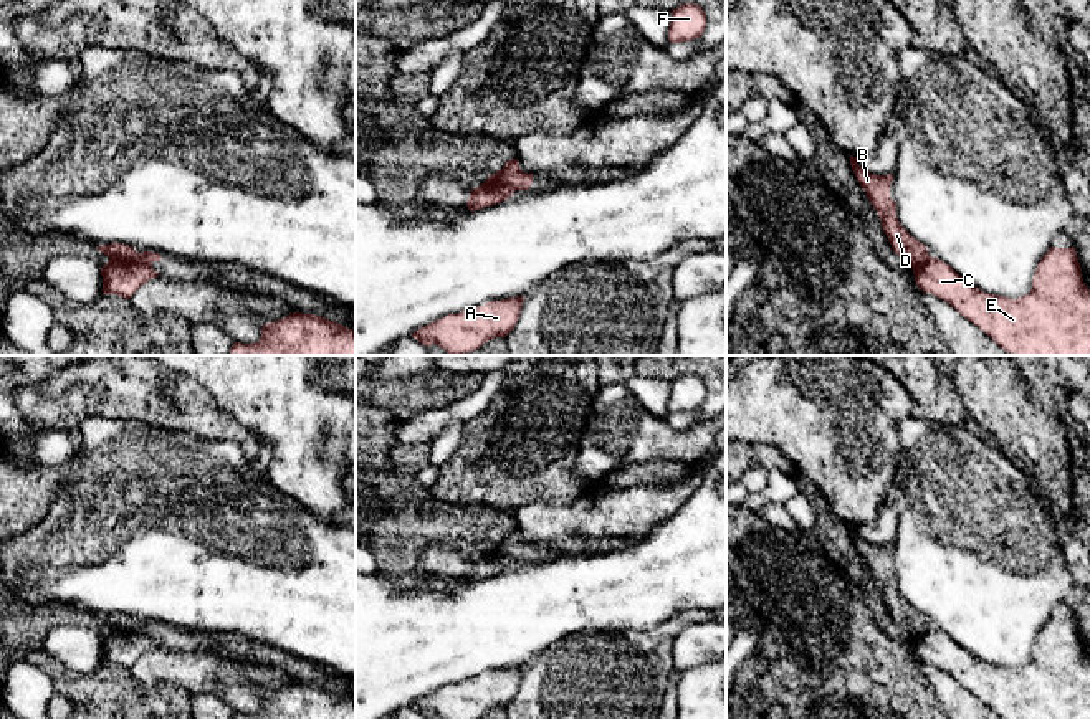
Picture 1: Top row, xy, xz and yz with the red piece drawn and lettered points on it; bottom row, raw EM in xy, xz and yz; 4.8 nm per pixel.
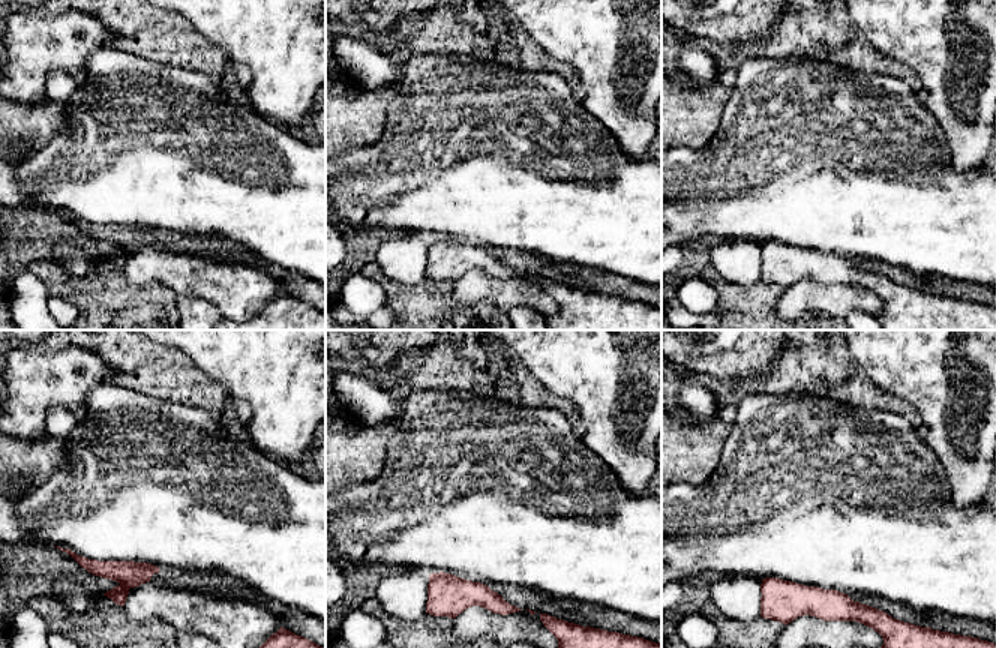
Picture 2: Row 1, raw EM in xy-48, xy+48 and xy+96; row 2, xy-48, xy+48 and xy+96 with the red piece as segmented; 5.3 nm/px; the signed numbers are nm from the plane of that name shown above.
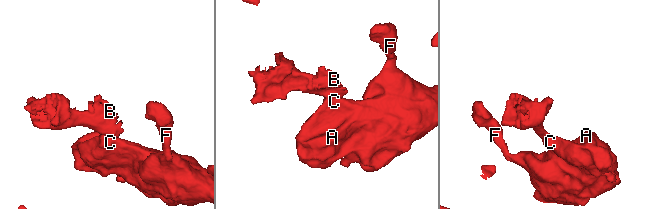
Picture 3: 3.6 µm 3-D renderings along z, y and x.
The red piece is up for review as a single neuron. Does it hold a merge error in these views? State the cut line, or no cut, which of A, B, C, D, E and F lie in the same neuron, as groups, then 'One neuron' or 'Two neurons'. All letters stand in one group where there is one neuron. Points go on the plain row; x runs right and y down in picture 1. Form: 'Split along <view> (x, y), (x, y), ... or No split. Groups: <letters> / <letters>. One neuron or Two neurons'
Split along xy (109, 627), (139, 628), (151, 637). Groups: A C E F / B D. Two neurons

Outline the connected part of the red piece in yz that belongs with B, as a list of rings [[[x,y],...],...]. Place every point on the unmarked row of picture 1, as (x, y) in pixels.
[[[850,526],[852,540],[860,554],[860,557],[867,562],[867,567],[873,579],[877,580],[882,598],[893,618],[893,621],[905,631],[911,635],[913,640],[920,638],[928,625],[928,620],[923,613],[913,608],[898,592],[896,588],[896,574],[890,569],[890,555],[893,552],[893,545],[875,545],[867,542],[857,534],[857,527]]]

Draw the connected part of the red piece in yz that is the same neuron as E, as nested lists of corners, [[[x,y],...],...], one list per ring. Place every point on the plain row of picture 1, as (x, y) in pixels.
[[[1050,617],[1030,663],[1017,669],[981,661],[933,626],[913,645],[923,663],[946,671],[1001,719],[1090,719],[1090,659],[1073,617]]]

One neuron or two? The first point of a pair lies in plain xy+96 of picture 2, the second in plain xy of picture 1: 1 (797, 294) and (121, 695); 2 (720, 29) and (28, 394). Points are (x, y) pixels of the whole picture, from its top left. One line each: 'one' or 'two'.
1: two
2: two

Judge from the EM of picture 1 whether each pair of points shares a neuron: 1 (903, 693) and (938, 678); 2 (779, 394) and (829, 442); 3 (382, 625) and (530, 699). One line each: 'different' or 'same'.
1: different
2: same
3: different

